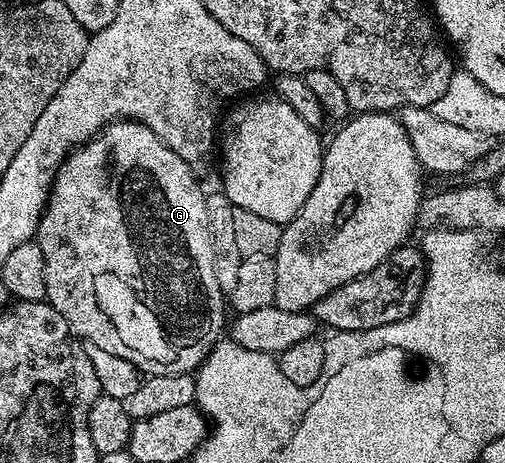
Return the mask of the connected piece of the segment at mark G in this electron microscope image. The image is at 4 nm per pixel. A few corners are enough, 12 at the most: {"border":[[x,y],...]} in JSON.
{"border":[[119,120],[65,158],[46,298],[142,374],[222,340],[206,190]]}

